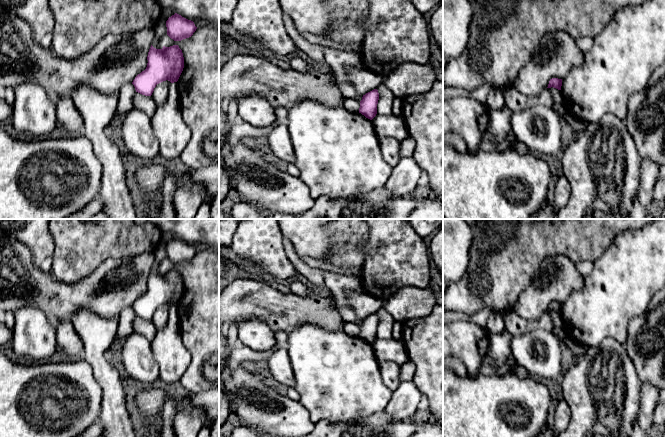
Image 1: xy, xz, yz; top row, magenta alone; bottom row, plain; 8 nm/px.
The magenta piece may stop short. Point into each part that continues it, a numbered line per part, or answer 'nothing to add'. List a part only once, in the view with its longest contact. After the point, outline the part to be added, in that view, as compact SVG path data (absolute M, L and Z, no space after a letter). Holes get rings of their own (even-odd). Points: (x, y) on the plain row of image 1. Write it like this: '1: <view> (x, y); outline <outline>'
nothing to add

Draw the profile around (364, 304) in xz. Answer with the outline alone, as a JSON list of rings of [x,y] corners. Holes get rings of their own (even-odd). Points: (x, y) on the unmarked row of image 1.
[[[347,291],[348,304],[352,307],[359,319],[365,319],[366,317],[376,313],[383,307],[383,301],[375,298],[368,293],[355,293]]]

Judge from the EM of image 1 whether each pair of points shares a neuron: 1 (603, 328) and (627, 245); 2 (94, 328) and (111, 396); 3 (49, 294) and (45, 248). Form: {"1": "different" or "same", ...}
{"1": "same", "2": "same", "3": "different"}

